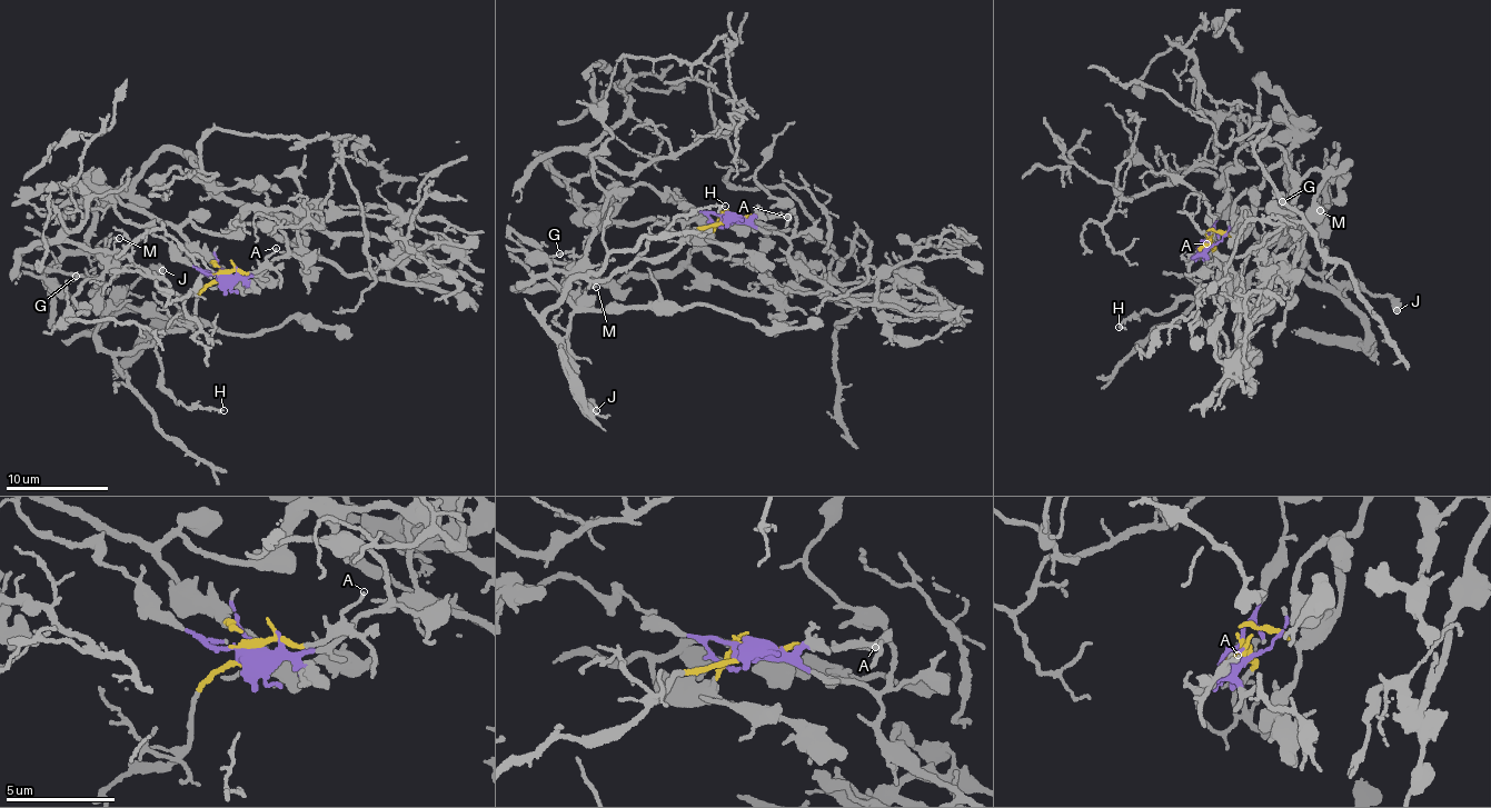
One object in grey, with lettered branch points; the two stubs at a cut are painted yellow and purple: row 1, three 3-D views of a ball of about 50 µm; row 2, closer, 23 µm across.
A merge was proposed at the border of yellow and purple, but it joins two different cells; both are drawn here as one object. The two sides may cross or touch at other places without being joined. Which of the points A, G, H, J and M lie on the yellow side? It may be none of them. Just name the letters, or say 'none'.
A, G, H, J, M

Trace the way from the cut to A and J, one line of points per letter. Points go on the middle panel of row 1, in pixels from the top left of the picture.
A: (725, 220), (786, 216)
J: (725, 220), (696, 228), (668, 255), (600, 280), (575, 278), (545, 315), (569, 378), (596, 411)

